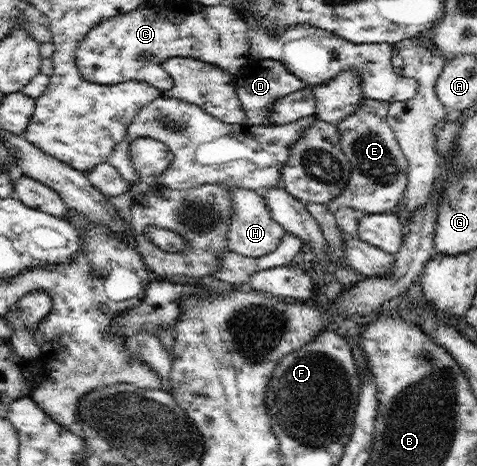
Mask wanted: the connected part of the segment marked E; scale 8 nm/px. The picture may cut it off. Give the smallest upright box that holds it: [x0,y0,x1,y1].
[326,97,409,214]

